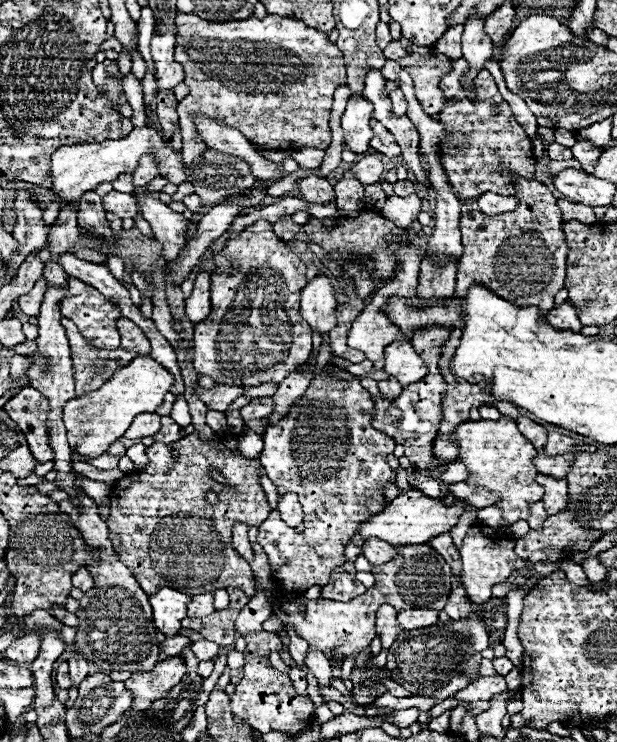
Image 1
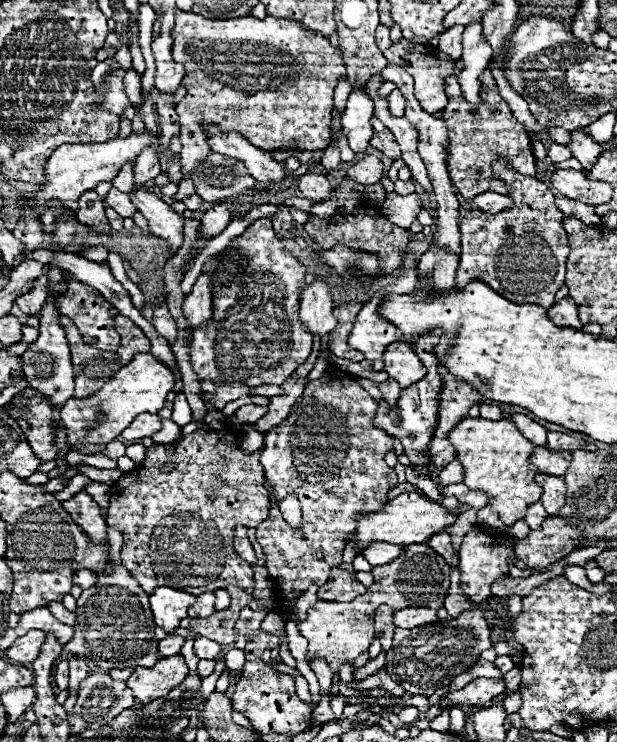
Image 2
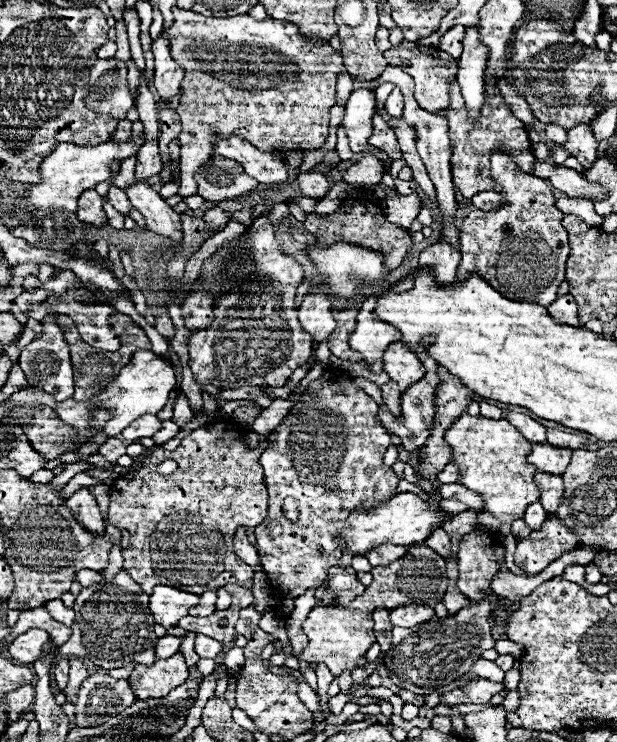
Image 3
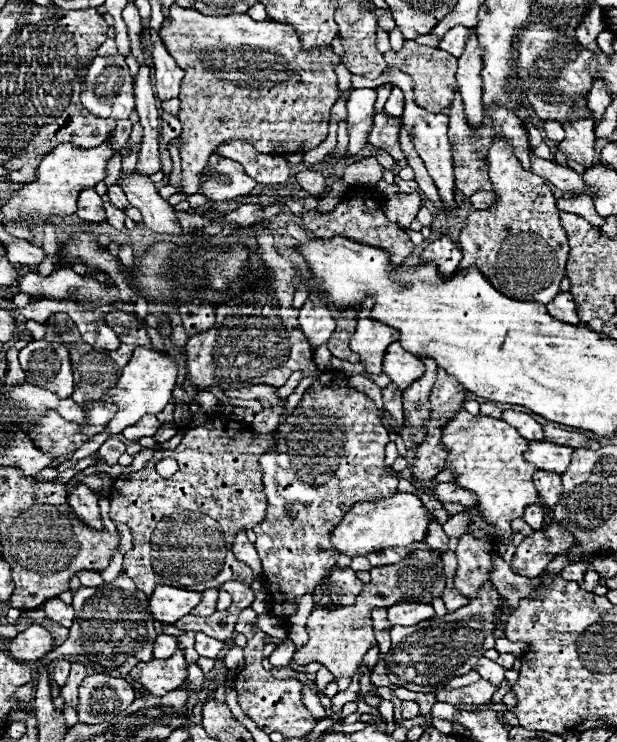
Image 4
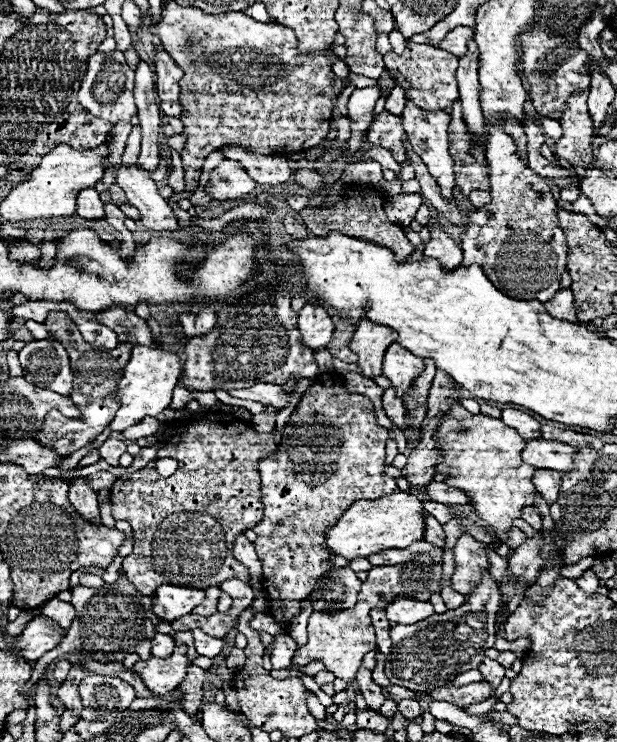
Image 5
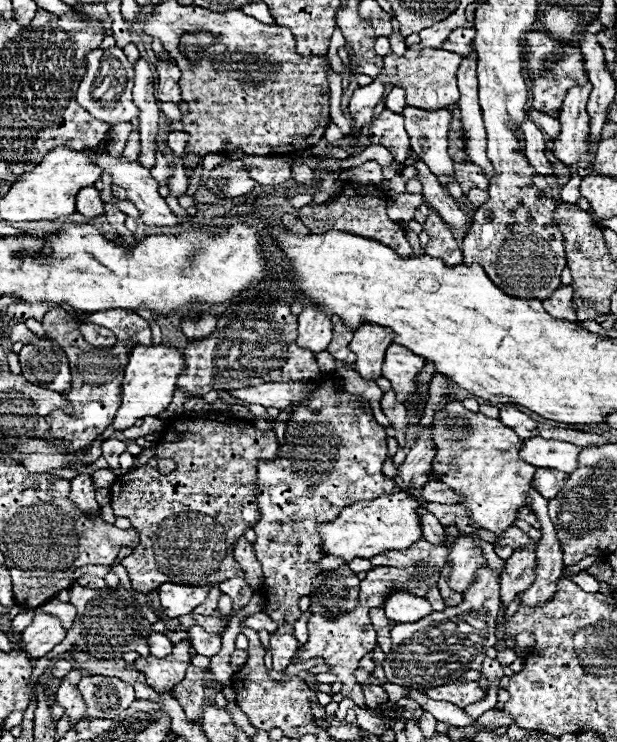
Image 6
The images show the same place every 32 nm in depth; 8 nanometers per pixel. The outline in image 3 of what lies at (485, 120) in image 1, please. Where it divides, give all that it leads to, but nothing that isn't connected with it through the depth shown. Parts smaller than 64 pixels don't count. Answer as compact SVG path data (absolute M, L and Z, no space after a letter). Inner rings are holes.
M452 82L452 96L450 96L450 106L446 108L446 118L448 118L448 134L450 134L450 142L452 142L452 174L454 174L454 186L458 188L458 192L464 198L474 196L476 192L484 192L484 190L496 190L496 184L490 178L490 160L488 156L492 154L494 146L502 144L504 148L510 148L510 154L514 154L516 164L520 164L520 170L524 172L532 172L532 148L530 148L530 140L528 140L528 132L524 128L524 124L514 118L514 114L510 112L510 108L506 104L502 104L502 98L492 96L484 106L482 106L482 118L478 122L472 122L468 112L466 112L466 104L460 96L460 88L456 82Z

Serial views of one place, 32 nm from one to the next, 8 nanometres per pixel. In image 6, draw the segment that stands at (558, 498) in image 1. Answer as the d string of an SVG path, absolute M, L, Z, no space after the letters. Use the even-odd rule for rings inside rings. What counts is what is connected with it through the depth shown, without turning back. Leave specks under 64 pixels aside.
M538 468L534 474L534 488L546 498L552 500L556 494L562 490L568 474L560 470L550 470L550 468Z

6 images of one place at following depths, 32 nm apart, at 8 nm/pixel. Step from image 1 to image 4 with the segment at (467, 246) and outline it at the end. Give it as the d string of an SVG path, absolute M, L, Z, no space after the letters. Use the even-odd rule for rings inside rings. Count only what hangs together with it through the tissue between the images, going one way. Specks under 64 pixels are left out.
M496 136L492 140L488 164L496 202L488 210L468 214L460 232L460 250L464 254L460 268L478 266L492 286L508 298L548 304L548 300L554 300L558 284L564 278L570 250L566 232L560 226L556 198L544 178L522 168L508 138Z

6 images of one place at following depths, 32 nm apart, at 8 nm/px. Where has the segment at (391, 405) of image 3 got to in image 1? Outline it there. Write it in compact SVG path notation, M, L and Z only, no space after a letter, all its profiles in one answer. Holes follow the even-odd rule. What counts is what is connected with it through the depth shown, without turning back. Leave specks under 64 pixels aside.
M390 376L388 380L378 382L378 388L380 388L382 396L384 396L384 398L388 398L388 400L394 400L394 398L396 398L396 396L400 396L400 392L402 392L400 384L396 384L396 380L392 380L392 376Z

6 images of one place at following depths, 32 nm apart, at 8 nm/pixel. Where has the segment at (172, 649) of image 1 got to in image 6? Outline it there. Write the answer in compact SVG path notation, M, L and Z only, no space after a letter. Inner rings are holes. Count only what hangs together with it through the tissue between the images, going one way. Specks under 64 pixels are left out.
M152 632L152 634L144 636L144 640L148 642L152 656L168 656L168 652L172 652L172 642L160 632Z

